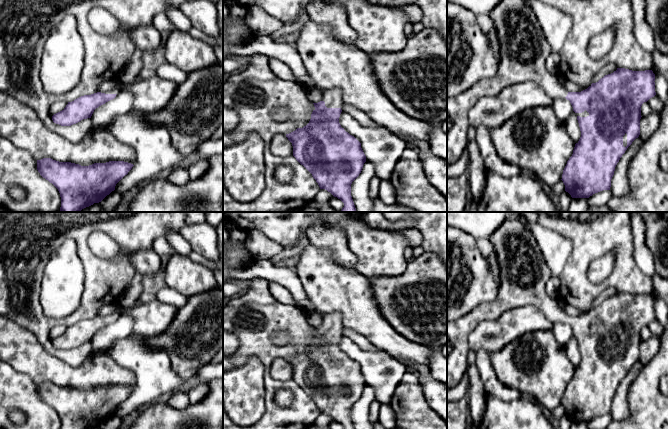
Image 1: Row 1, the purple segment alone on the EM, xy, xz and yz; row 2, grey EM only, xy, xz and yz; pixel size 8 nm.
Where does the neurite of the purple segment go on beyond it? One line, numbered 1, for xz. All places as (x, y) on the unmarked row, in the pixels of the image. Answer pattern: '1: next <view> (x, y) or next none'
1: next xz (333, 321)

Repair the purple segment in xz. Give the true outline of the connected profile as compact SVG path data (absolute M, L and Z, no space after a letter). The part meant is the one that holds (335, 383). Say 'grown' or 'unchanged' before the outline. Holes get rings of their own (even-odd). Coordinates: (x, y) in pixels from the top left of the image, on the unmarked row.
grown | M340 313L324 314L323 324L313 327L315 333L309 347L286 358L286 361L292 367L293 380L312 398L320 413L327 414L344 429L354 429L351 408L361 397L366 380L361 367L346 356L339 347L342 327Z

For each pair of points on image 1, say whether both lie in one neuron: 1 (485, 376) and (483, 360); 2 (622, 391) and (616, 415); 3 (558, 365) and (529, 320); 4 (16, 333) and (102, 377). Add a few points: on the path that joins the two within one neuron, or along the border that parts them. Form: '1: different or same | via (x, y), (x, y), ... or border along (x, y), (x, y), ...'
1: same | via (485, 372), (483, 364)
2: same | via (620, 397), (619, 409)
3: different | border along (550, 329), (528, 331), (514, 340)
4: same | via (37, 355), (51, 369), (63, 375), (80, 376)

